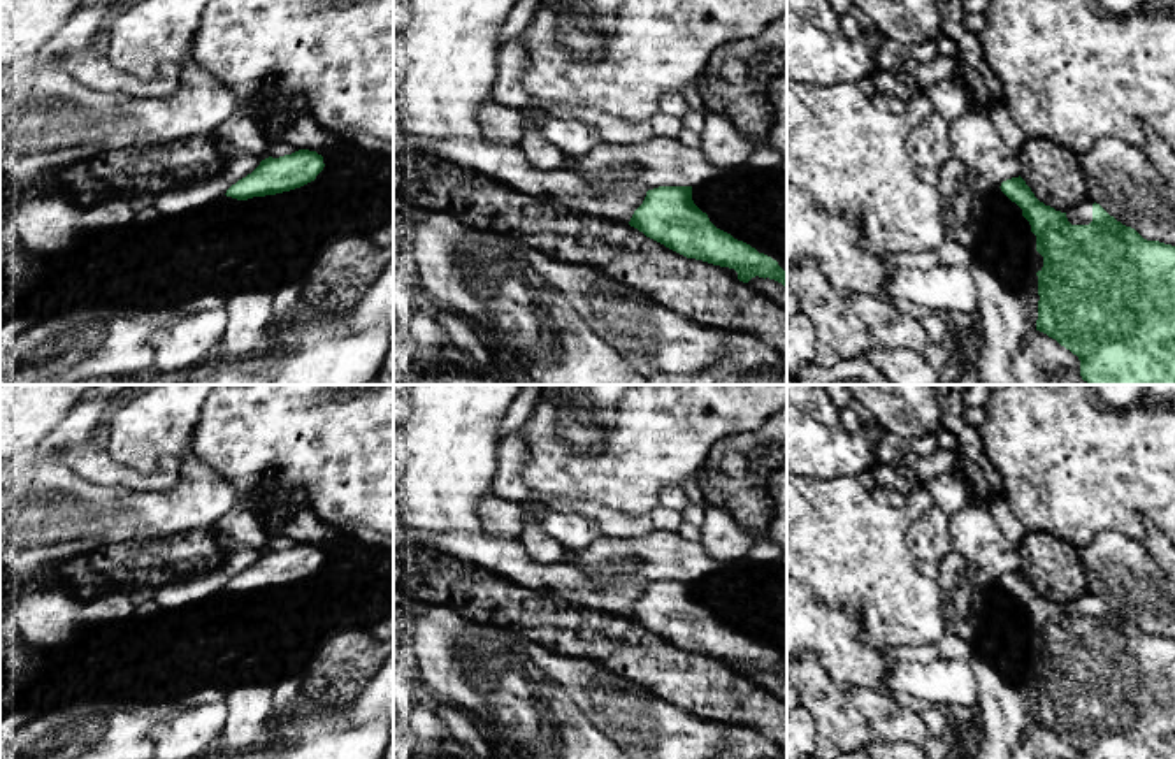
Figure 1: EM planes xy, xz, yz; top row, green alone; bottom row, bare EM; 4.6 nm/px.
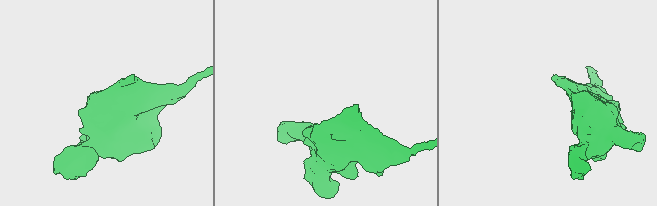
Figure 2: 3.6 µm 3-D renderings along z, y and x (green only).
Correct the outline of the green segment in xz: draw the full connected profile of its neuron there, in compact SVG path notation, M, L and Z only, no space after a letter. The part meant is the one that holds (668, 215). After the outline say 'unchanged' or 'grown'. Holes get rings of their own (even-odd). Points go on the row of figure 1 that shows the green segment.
M692 186L648 190L629 225L687 258L734 269L743 283L759 276L787 286L787 272L776 260L710 221L692 200Z; unchanged

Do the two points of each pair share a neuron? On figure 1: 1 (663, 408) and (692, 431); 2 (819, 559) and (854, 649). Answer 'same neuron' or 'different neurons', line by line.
1: same neuron
2: different neurons

